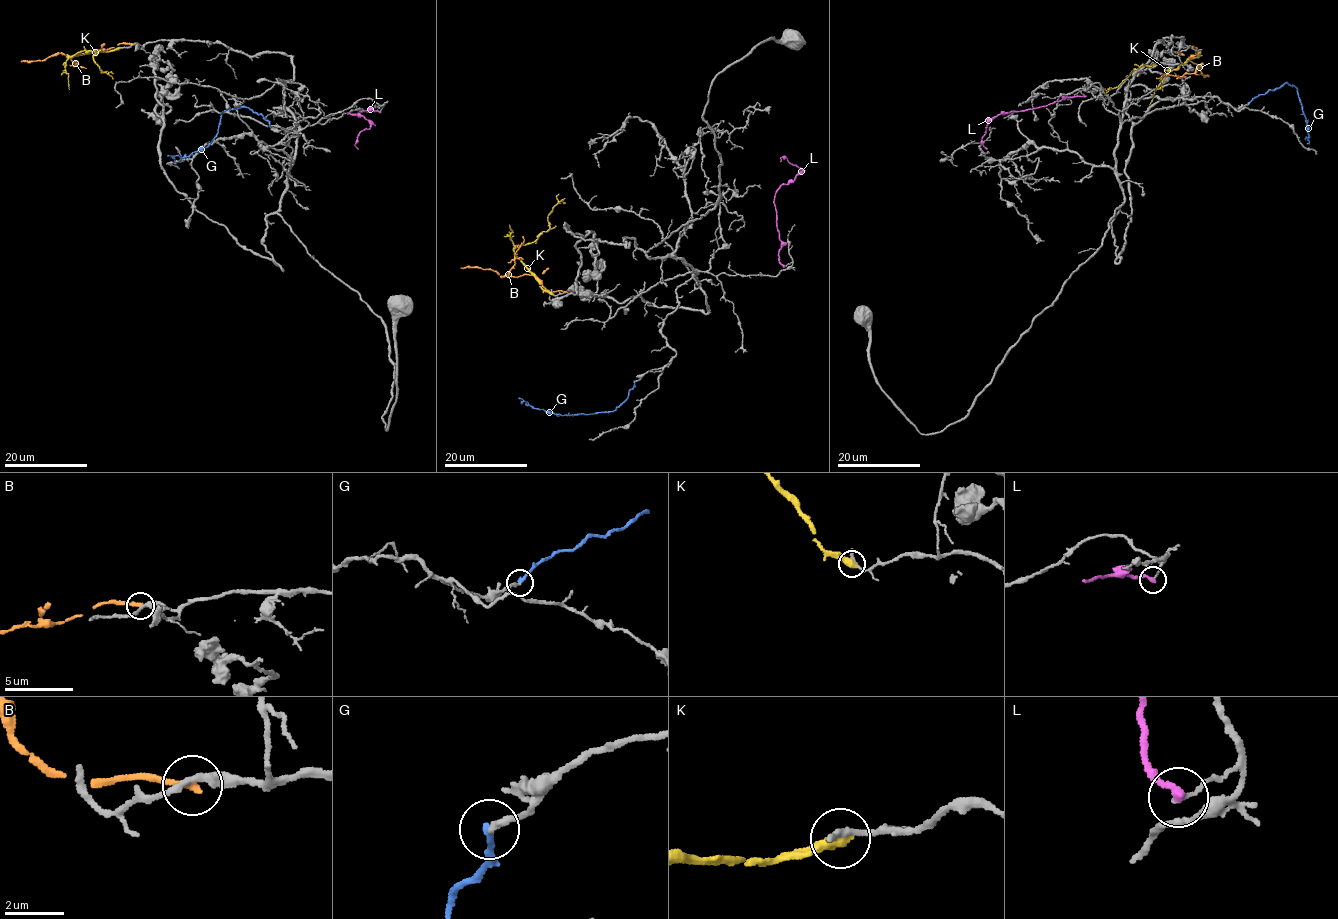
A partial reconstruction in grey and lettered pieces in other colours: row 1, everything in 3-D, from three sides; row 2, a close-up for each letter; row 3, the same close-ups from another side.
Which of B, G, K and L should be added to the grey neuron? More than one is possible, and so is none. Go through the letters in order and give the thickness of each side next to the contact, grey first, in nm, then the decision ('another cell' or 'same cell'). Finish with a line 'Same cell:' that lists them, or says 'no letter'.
B: 240 nm thick on the grey side, 240 nm on the other; another cell
G: 240 nm thick on the grey side, 260 nm on the other; same cell
K: 280 nm thick on the grey side, 480 nm on the other; another cell
L: 120 nm thick on the grey side, 280 nm on the other; another cell
Same cell: G

